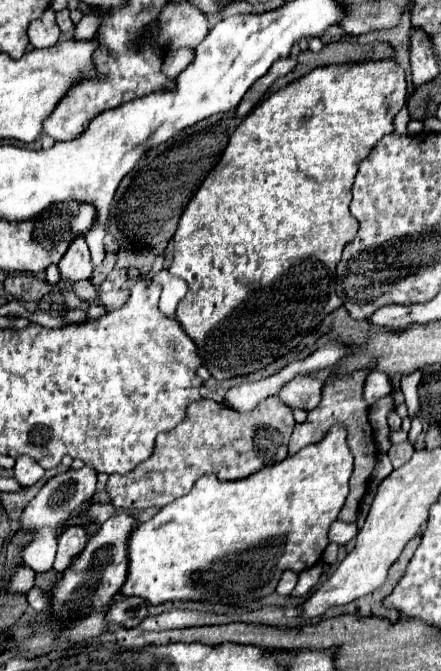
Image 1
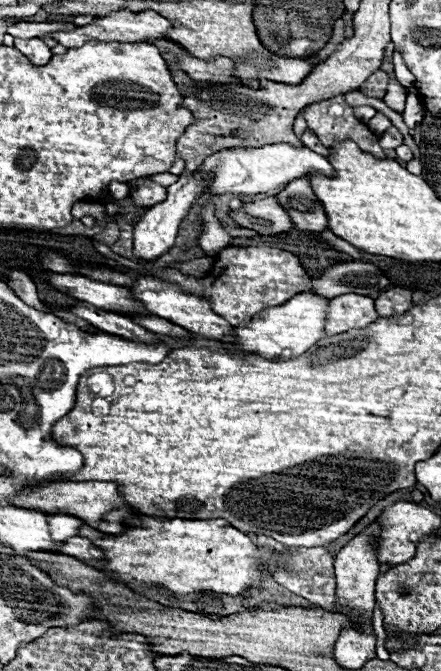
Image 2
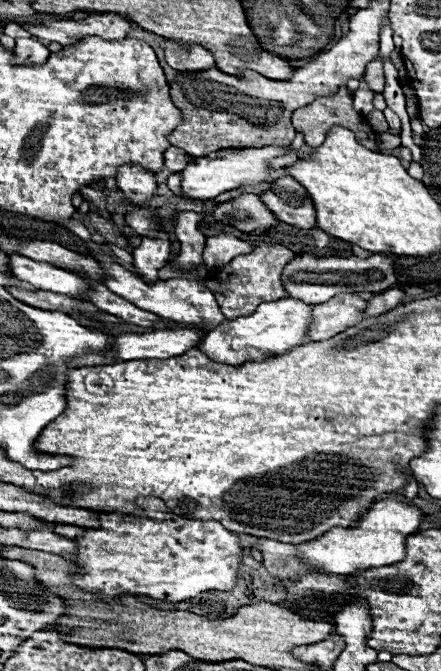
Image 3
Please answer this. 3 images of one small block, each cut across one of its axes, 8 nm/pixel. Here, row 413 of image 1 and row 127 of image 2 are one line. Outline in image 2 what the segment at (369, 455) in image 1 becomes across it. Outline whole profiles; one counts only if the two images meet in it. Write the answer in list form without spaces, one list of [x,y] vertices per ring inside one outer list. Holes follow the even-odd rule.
[[[336,96],[330,100],[322,100],[316,104],[310,104],[302,110],[308,128],[320,138],[320,142],[324,146],[332,146],[336,142],[344,142],[344,140],[352,140],[356,142],[364,152],[370,152],[376,158],[384,158],[382,148],[378,146],[378,134],[374,134],[372,130],[368,130],[368,126],[364,122],[360,122],[354,114],[352,108],[344,102],[344,96]],[[330,104],[342,104],[344,106],[344,116],[340,118],[332,118],[328,114]]]

